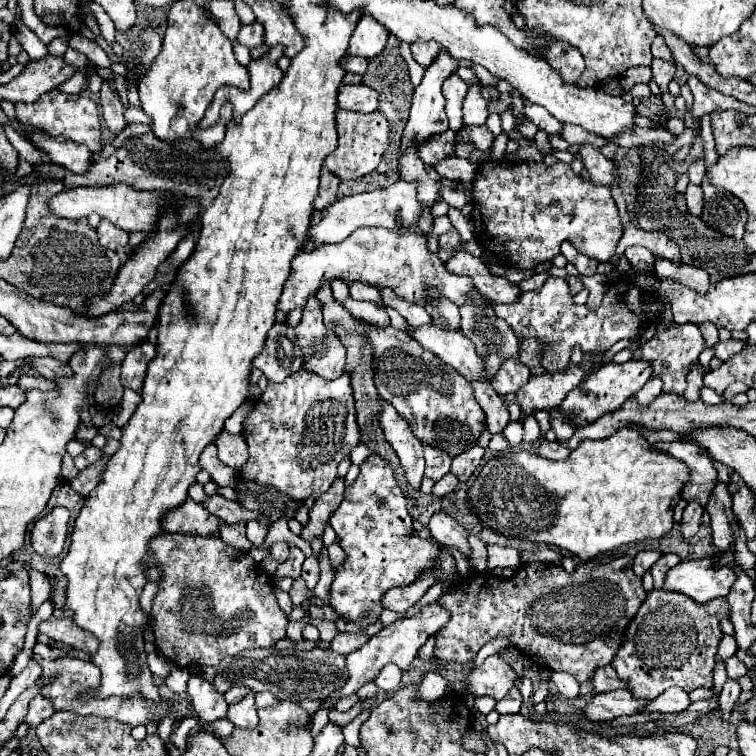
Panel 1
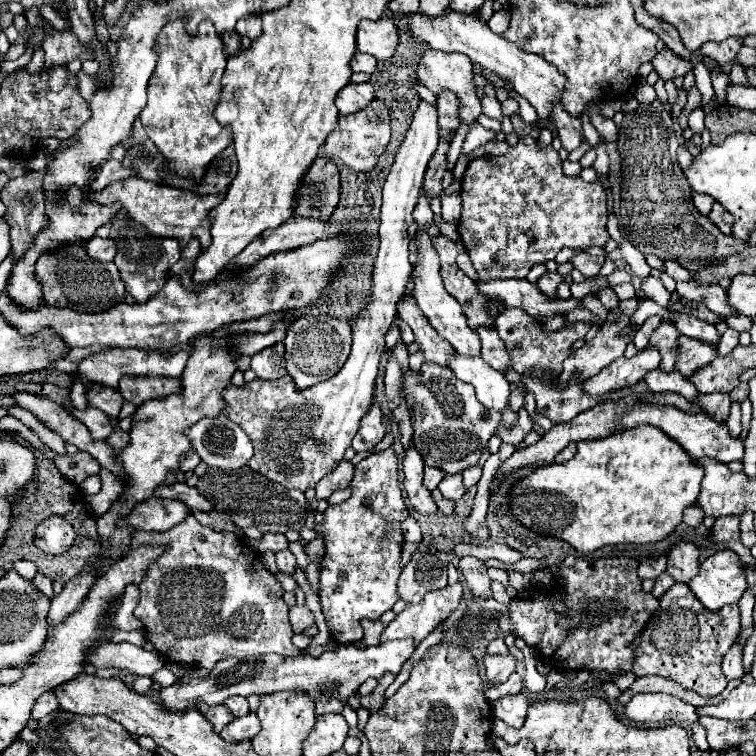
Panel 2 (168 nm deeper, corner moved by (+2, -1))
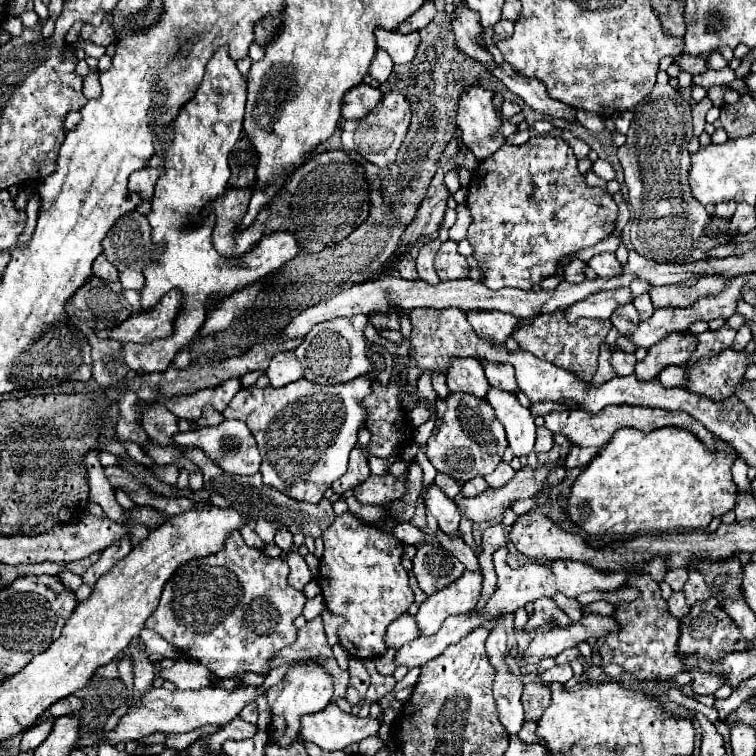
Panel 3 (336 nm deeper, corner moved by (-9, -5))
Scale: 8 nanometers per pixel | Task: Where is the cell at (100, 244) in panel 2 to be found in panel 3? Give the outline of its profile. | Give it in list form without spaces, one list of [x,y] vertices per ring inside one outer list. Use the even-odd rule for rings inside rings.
[[[101,254],[101,256],[97,256],[97,260],[93,262],[93,274],[95,276],[99,276],[99,278],[103,278],[103,280],[117,280],[117,270],[115,270],[115,266],[105,258],[105,254]]]

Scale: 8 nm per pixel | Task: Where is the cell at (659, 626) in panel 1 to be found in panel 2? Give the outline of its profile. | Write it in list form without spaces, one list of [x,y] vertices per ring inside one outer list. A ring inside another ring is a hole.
[[[674,584],[662,598],[660,608],[648,622],[636,644],[636,660],[632,672],[638,676],[658,674],[698,692],[704,698],[718,696],[728,686],[720,662],[740,632],[740,610],[736,604],[718,612],[704,610],[686,584]]]

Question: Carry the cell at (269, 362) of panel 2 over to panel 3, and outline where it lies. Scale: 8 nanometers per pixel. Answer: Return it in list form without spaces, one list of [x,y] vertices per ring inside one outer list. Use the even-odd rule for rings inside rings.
[[[279,352],[271,358],[271,364],[265,374],[269,376],[273,388],[281,388],[289,382],[303,378],[303,368],[299,366],[293,352]]]

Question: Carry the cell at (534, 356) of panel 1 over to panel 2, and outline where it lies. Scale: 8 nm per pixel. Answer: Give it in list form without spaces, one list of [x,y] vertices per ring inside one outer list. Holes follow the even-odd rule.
[[[504,308],[498,314],[494,326],[496,326],[496,332],[498,332],[500,340],[508,348],[508,352],[512,356],[512,366],[518,374],[524,374],[526,370],[536,370],[536,372],[552,370],[554,374],[560,374],[562,362],[572,354],[574,342],[584,340],[588,330],[592,328],[590,322],[568,322],[566,320],[564,330],[546,332],[538,320],[528,316],[524,310],[516,310],[516,308]]]

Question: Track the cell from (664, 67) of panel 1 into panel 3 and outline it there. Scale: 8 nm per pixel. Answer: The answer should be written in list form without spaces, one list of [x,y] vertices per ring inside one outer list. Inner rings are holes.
[[[681,54],[675,58],[675,64],[681,68],[681,72],[689,72],[689,74],[701,74],[707,70],[707,60],[703,56],[695,58],[691,54]]]

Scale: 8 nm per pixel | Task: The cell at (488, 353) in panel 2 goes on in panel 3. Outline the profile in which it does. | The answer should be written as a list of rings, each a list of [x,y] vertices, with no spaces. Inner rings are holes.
[[[502,312],[467,314],[467,320],[479,338],[485,338],[496,346],[505,343],[507,337],[513,332],[515,324],[519,323],[513,315]]]

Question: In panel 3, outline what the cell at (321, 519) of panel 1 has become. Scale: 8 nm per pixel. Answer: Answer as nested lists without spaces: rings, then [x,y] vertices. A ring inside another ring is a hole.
[[[355,446],[355,450],[351,450],[349,456],[349,468],[347,472],[333,482],[333,494],[335,496],[345,496],[345,492],[353,490],[357,484],[365,482],[369,478],[369,464],[367,464],[367,456],[361,454],[359,446]]]

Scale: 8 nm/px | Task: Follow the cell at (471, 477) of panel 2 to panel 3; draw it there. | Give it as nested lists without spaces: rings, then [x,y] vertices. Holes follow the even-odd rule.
[[[499,462],[499,466],[497,466],[491,474],[485,476],[485,482],[487,482],[487,486],[491,486],[491,488],[499,488],[499,486],[503,486],[509,478],[513,478],[513,474],[515,474],[515,470],[513,470],[507,462]]]

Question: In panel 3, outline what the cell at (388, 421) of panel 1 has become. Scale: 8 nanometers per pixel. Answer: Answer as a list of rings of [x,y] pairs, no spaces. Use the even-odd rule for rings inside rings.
[[[431,482],[425,490],[425,496],[423,496],[423,502],[425,502],[425,508],[427,512],[431,512],[439,524],[439,528],[443,532],[455,532],[457,526],[459,526],[459,510],[455,506],[455,502],[451,498],[447,498],[439,486],[435,482]]]

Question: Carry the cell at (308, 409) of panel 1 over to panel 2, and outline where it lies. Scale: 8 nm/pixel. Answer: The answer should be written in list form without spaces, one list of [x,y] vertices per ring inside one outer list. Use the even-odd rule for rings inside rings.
[[[420,102],[412,124],[408,128],[406,138],[402,140],[402,146],[396,154],[394,166],[384,182],[384,202],[382,202],[382,216],[380,216],[380,230],[378,230],[378,238],[380,238],[380,248],[374,260],[374,270],[372,270],[372,294],[370,300],[366,302],[366,306],[362,308],[362,312],[354,318],[352,324],[352,352],[348,362],[344,364],[344,368],[324,380],[318,382],[306,390],[300,390],[292,378],[282,376],[278,380],[252,380],[246,382],[244,386],[226,386],[224,388],[224,414],[236,422],[252,440],[254,444],[254,456],[250,458],[248,466],[260,474],[264,474],[266,478],[270,478],[272,482],[280,484],[280,486],[288,486],[288,490],[300,490],[306,492],[308,488],[314,488],[318,484],[320,478],[324,478],[326,474],[330,474],[338,462],[344,456],[344,450],[350,448],[354,434],[360,428],[360,420],[362,416],[370,410],[372,406],[372,396],[374,396],[374,382],[378,376],[378,366],[380,366],[380,358],[382,352],[386,348],[384,342],[384,334],[388,332],[390,324],[394,322],[396,316],[396,302],[404,296],[406,284],[410,280],[412,274],[412,264],[408,260],[408,244],[410,244],[410,236],[408,236],[408,228],[410,224],[414,224],[412,218],[412,210],[418,202],[418,196],[422,192],[422,180],[424,180],[424,172],[426,172],[426,164],[432,158],[434,150],[438,144],[438,116],[436,116],[436,106],[428,104],[428,102]]]

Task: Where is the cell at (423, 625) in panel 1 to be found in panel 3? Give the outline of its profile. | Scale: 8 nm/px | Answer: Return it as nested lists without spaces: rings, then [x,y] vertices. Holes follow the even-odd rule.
[[[463,572],[463,576],[451,586],[445,586],[427,598],[415,616],[419,636],[433,636],[445,618],[473,610],[481,592],[481,580],[479,572]]]

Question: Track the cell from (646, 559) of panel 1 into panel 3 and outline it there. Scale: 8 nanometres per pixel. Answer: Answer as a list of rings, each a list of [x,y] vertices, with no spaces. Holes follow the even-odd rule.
[[[685,568],[667,570],[667,574],[665,574],[665,582],[667,582],[675,592],[679,592],[679,590],[683,588],[685,580],[687,580],[687,570],[685,570]]]

